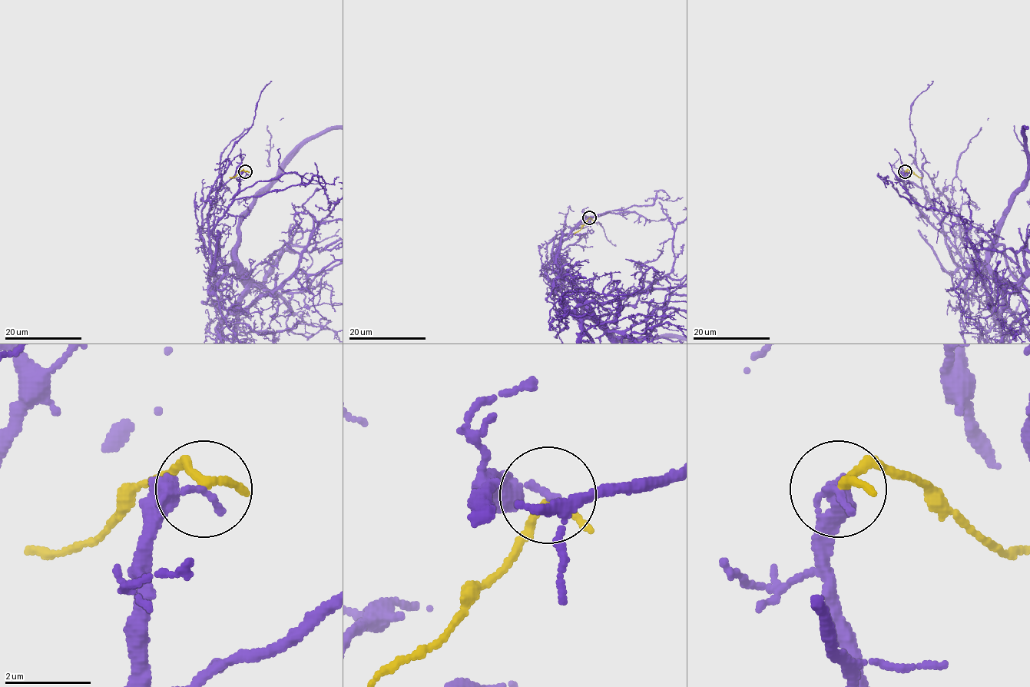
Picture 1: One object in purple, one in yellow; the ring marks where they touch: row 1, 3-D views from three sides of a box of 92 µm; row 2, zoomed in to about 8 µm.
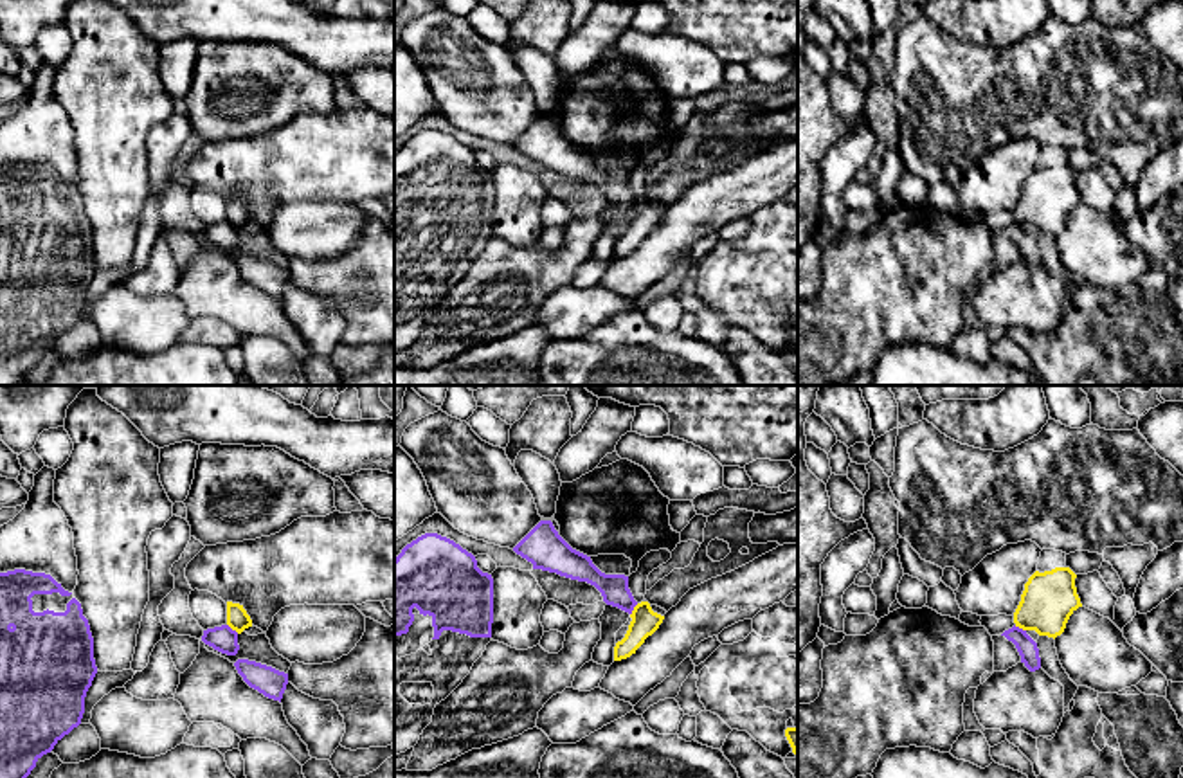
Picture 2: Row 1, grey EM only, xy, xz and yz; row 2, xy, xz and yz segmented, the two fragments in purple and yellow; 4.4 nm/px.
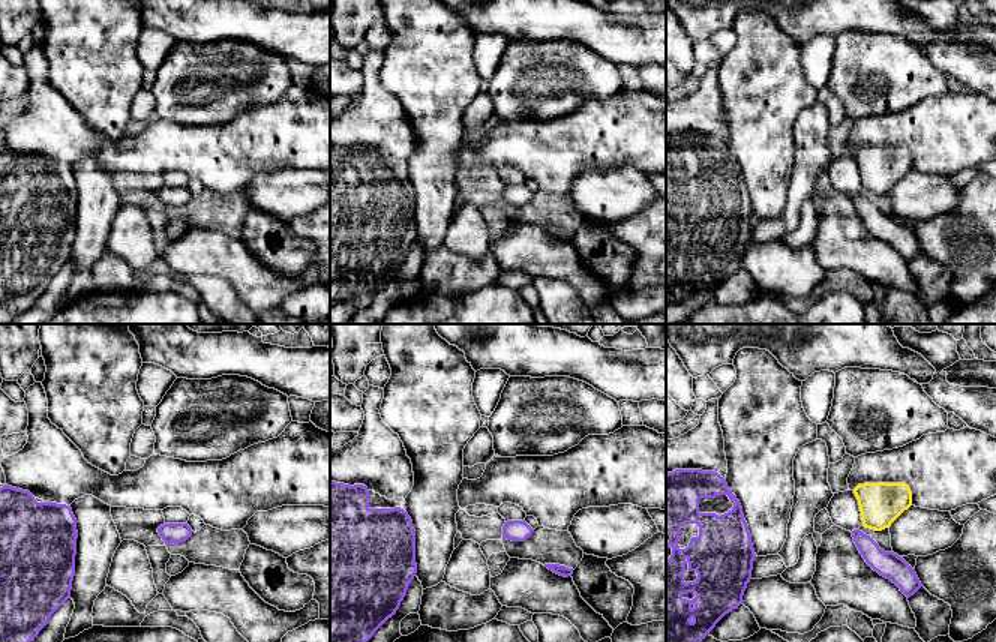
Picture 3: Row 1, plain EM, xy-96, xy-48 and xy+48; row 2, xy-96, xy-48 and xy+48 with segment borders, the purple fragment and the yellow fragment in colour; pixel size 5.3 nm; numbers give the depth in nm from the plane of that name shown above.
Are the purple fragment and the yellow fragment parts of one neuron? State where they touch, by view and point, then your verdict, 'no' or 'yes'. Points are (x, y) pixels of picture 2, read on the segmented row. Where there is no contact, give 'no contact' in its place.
xy (231, 629) | no

